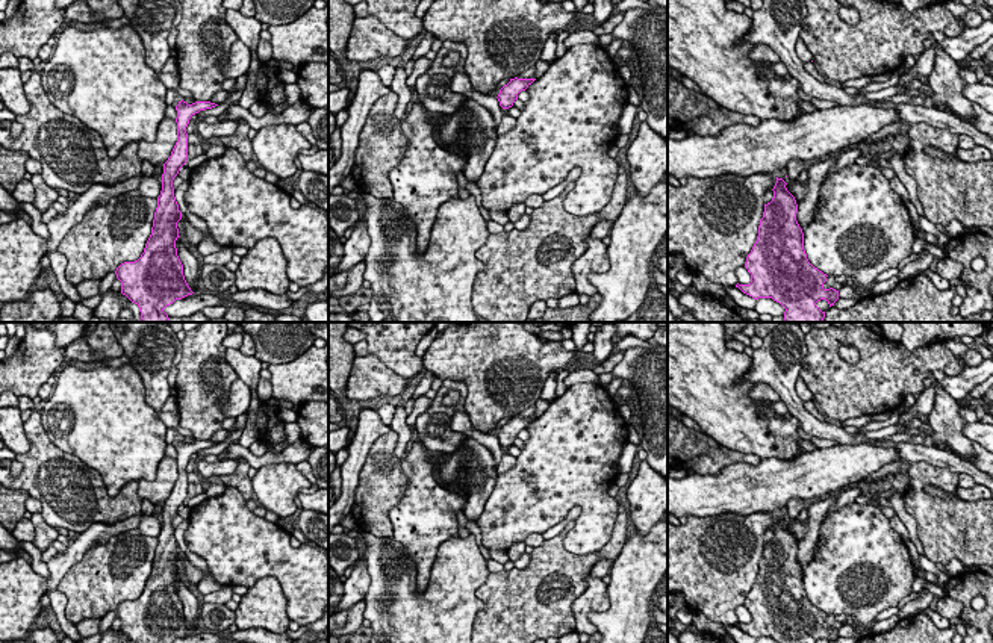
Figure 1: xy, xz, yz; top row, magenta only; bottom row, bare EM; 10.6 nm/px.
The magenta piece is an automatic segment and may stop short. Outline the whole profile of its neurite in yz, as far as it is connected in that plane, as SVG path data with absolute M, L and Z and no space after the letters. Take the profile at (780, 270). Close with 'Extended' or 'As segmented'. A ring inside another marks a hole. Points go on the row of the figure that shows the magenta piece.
M777 177L777 183L774 186L774 198L770 203L764 204L763 218L760 219L758 225L758 236L746 257L745 268L751 274L749 284L736 284L743 294L752 297L754 300L758 298L772 298L774 301L780 303L784 312L786 322L823 322L825 312L822 312L816 303L825 300L830 307L839 300L839 290L830 287L825 289L823 283L826 281L826 274L814 268L805 254L804 250L804 233L796 221L798 204L795 197L787 191L786 182Z. As segmented

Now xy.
M183 100L176 106L177 142L163 163L162 191L157 197L151 235L141 257L121 263L115 271L121 281L121 294L139 307L139 322L168 322L163 309L194 294L185 280L176 248L182 212L174 197L173 180L188 159L186 127L191 116L215 106L218 104L210 101L188 104Z. As segmented

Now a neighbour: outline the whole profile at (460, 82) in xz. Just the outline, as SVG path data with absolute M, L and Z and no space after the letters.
M456 73L454 77L448 82L448 88L453 92L465 94L466 97L475 100L483 107L486 107L492 113L492 116L493 116L495 127L501 123L504 113L503 113L503 107L500 106L498 98L492 97L489 94L478 92L471 85L471 80L469 80L469 77L466 74Z

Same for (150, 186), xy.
M142 177L136 191L139 191L144 197L157 198L162 191L162 183L156 177Z

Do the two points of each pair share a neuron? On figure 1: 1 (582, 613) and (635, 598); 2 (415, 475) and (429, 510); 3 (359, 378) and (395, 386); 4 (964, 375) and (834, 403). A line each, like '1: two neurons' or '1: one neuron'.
1: two neurons
2: one neuron
3: one neuron
4: two neurons

